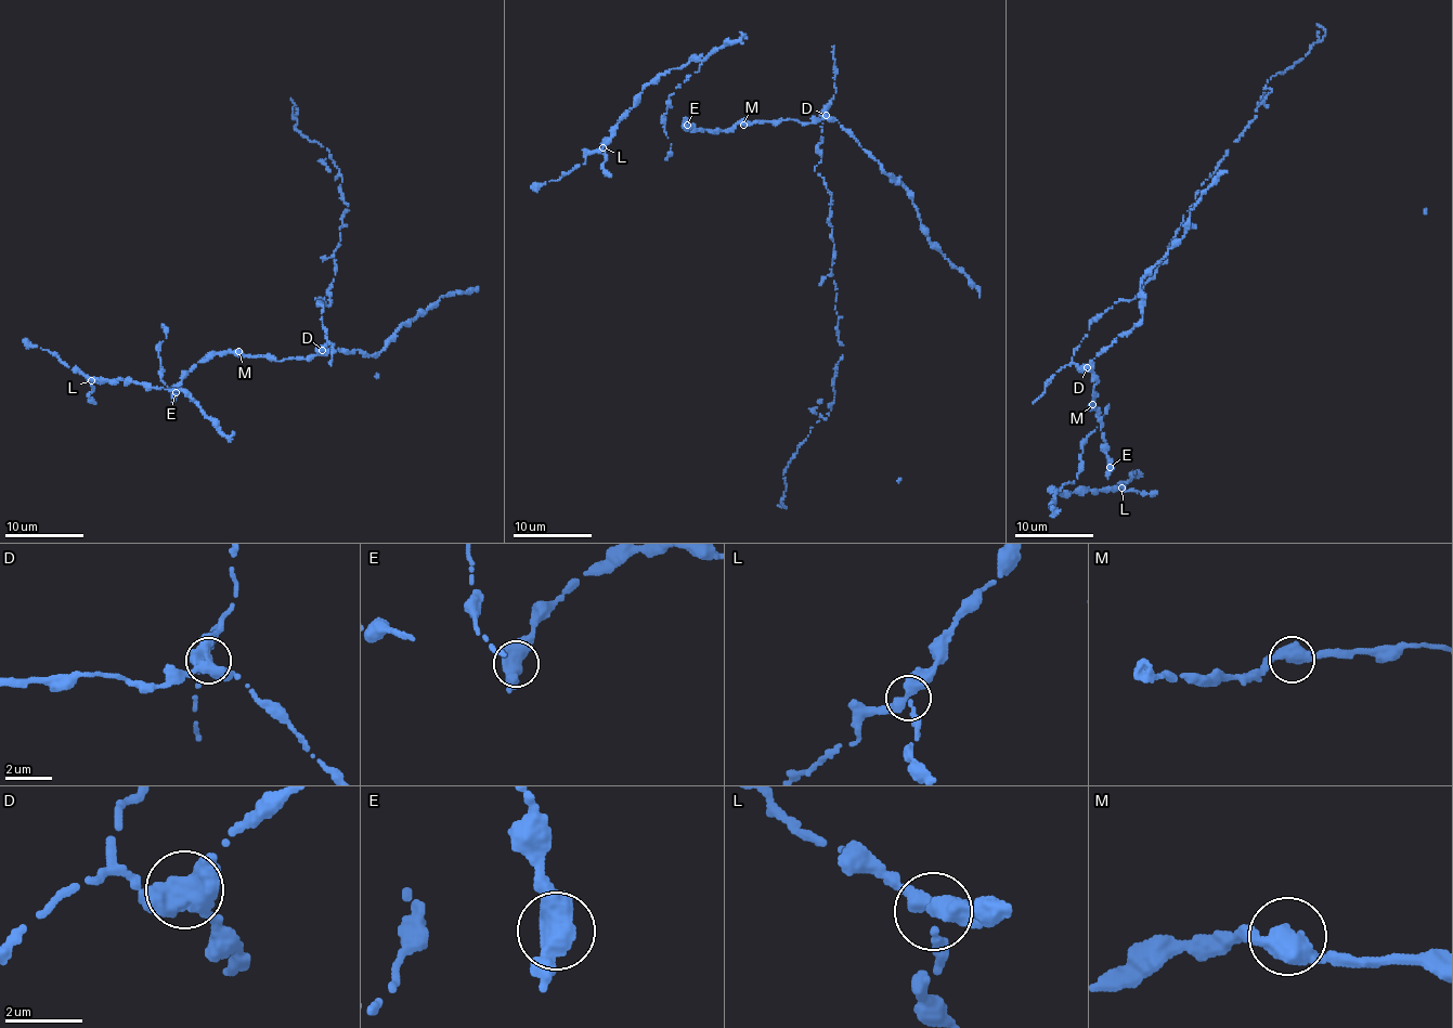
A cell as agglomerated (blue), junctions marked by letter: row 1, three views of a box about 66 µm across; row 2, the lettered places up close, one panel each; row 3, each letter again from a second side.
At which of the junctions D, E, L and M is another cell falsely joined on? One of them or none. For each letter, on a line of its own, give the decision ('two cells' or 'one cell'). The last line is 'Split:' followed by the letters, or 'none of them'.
D: two cells
E: one cell
L: one cell
M: one cell
Split: D

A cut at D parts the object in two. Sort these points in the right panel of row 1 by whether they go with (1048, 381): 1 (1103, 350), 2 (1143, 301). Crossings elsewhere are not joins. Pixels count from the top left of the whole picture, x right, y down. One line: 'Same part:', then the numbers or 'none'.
Same part: none

